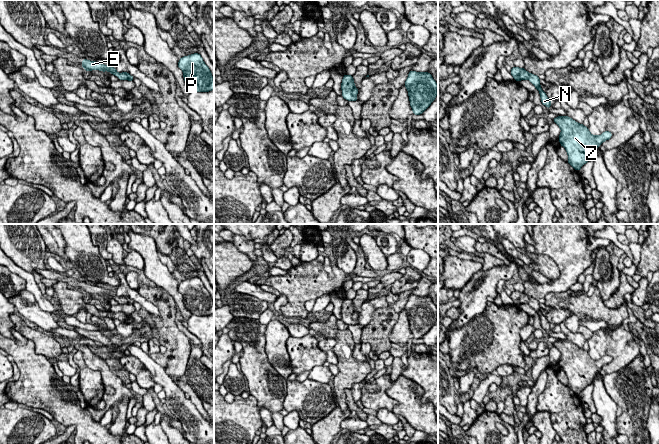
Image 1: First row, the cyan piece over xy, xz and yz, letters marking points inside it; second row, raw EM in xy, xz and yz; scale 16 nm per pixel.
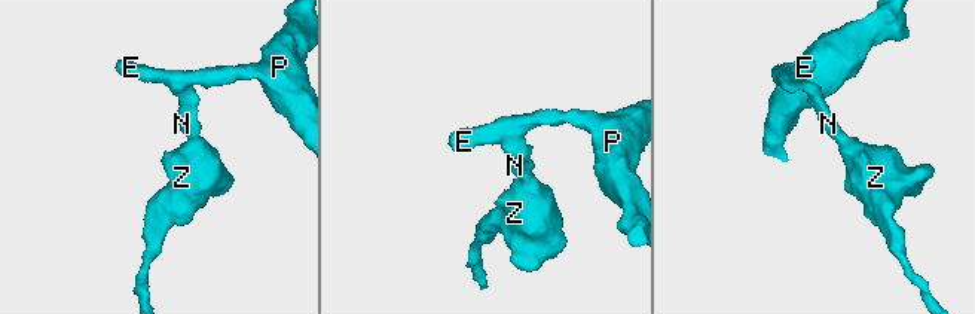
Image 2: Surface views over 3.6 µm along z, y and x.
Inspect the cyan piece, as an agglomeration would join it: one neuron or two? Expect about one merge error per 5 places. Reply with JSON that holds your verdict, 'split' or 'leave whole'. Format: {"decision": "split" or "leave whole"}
{"decision": "leave whole"}

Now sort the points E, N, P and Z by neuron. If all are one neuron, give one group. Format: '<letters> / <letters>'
E N P Z

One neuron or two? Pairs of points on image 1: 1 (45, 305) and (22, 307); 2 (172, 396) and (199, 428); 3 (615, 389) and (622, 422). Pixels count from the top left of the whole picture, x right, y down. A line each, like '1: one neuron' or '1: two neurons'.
1: two neurons
2: one neuron
3: one neuron

